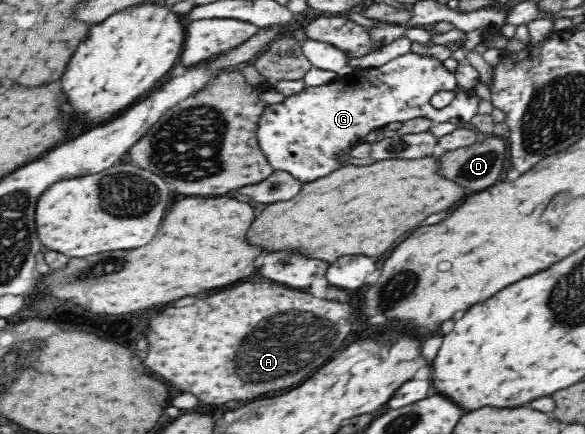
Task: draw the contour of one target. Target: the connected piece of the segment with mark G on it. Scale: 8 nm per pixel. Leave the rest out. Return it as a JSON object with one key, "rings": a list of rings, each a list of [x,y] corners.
{"rings":[[[408,52],[400,55],[380,67],[355,70],[348,75],[334,77],[328,85],[304,87],[300,93],[285,97],[283,101],[268,104],[264,107],[258,127],[256,140],[262,154],[275,170],[284,170],[297,177],[300,181],[314,181],[340,168],[338,159],[346,157],[350,145],[370,139],[374,131],[389,123],[408,123],[416,118],[427,117],[434,123],[464,123],[469,122],[478,114],[478,102],[472,101],[474,92],[464,92],[464,103],[450,103],[444,109],[436,109],[431,104],[432,97],[437,97],[442,91],[454,91],[457,77],[454,71],[448,70],[443,61],[431,55]]]}

